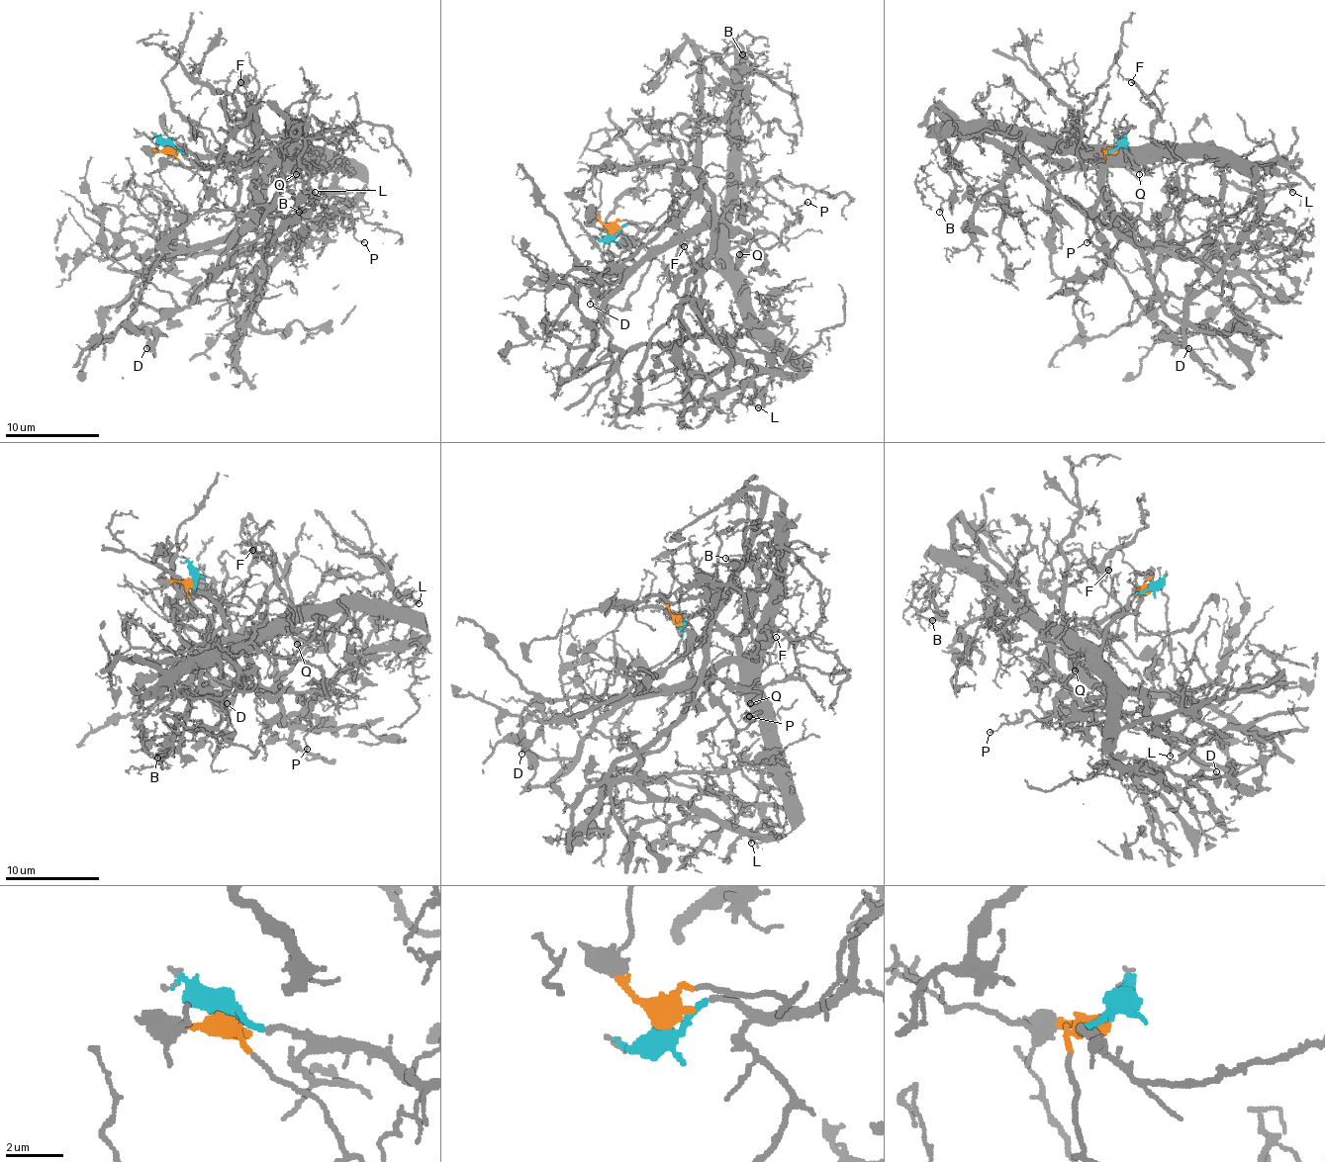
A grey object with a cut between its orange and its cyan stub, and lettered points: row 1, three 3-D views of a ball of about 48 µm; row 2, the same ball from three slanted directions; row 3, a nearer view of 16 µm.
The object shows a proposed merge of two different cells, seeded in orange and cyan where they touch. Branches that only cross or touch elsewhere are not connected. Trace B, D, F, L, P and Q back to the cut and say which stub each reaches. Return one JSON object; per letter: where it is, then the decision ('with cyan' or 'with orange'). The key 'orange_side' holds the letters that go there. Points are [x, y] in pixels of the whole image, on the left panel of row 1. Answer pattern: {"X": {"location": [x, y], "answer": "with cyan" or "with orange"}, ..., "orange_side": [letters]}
{"B": {"location": [299, 212], "answer": "with cyan"}, "D": {"location": [146, 348], "answer": "with orange"}, "F": {"location": [240, 82], "answer": "with cyan"}, "L": {"location": [315, 192], "answer": "with cyan"}, "P": {"location": [364, 242], "answer": "with cyan"}, "Q": {"location": [296, 174], "answer": "with cyan"}, "orange_side": ["D"]}

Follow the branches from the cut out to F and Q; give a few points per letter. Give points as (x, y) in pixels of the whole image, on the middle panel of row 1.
F: (611, 233), (626, 224), (660, 229), (672, 204), (691, 194), (707, 211), (718, 267), (691, 271), (683, 245)
Q: (611, 233), (626, 224), (660, 229), (672, 218), (672, 204), (693, 194), (725, 226), (725, 238), (739, 255)

